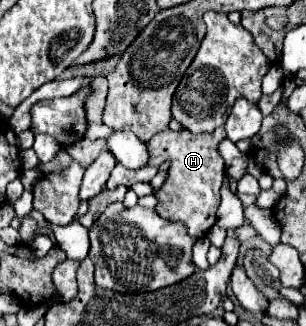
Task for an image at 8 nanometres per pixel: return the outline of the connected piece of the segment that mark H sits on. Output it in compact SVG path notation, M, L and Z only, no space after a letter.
M160 131L148 141L152 161L170 161L170 169L164 185L156 191L158 215L168 221L182 221L188 227L188 235L200 239L216 223L216 211L220 205L220 187L224 183L224 159L214 145L214 133L194 135L190 131Z

